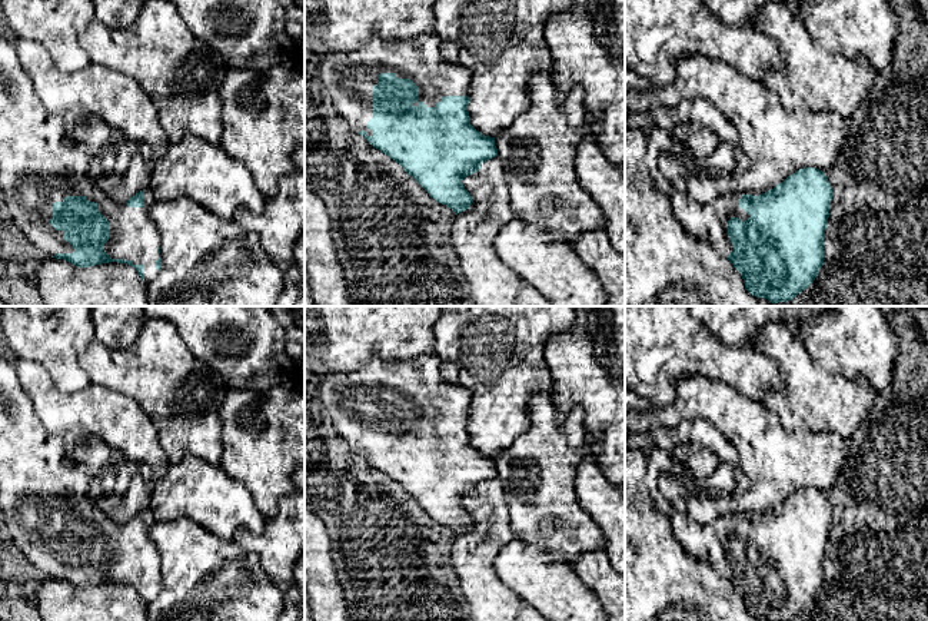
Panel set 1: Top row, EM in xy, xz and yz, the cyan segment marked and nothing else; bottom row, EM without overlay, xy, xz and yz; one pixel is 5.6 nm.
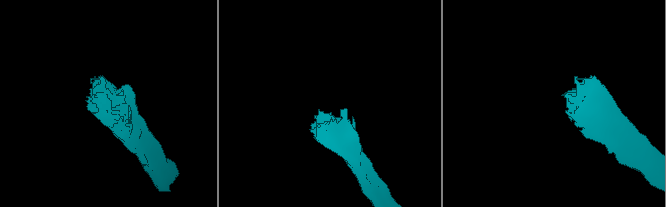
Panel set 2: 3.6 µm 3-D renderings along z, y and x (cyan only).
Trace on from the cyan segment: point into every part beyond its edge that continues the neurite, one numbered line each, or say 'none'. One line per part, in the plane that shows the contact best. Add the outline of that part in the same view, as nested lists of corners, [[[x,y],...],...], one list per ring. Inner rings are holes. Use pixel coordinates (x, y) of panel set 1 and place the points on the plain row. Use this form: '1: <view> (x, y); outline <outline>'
1: xy (37, 488); outline [[[0,356],[0,509],[16,547],[49,578],[73,574],[64,552],[56,551],[49,541],[53,538],[54,522],[63,522],[67,517],[86,517],[110,542],[110,559],[104,564],[104,572],[112,580],[143,585],[143,602],[147,607],[159,595],[156,581],[160,578],[160,555],[150,537],[156,522],[153,512],[144,509],[143,528],[129,528],[126,522],[114,522],[97,501],[87,497],[93,476],[110,464],[112,452],[107,444],[84,429],[47,431],[39,421],[14,365]]]

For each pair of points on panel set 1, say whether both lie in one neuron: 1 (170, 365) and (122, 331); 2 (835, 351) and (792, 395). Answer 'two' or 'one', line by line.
1: two
2: two

